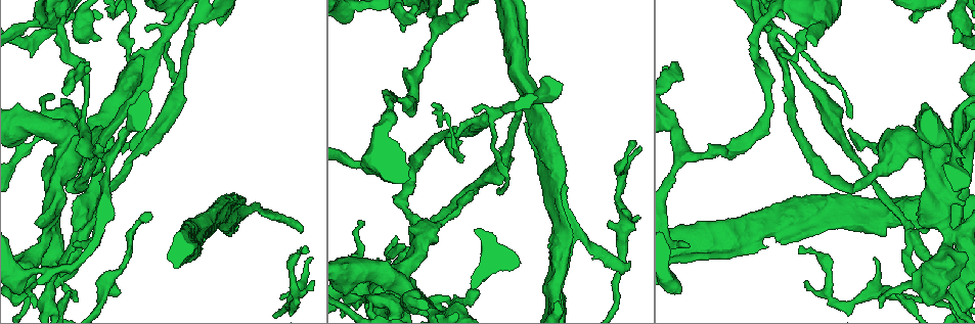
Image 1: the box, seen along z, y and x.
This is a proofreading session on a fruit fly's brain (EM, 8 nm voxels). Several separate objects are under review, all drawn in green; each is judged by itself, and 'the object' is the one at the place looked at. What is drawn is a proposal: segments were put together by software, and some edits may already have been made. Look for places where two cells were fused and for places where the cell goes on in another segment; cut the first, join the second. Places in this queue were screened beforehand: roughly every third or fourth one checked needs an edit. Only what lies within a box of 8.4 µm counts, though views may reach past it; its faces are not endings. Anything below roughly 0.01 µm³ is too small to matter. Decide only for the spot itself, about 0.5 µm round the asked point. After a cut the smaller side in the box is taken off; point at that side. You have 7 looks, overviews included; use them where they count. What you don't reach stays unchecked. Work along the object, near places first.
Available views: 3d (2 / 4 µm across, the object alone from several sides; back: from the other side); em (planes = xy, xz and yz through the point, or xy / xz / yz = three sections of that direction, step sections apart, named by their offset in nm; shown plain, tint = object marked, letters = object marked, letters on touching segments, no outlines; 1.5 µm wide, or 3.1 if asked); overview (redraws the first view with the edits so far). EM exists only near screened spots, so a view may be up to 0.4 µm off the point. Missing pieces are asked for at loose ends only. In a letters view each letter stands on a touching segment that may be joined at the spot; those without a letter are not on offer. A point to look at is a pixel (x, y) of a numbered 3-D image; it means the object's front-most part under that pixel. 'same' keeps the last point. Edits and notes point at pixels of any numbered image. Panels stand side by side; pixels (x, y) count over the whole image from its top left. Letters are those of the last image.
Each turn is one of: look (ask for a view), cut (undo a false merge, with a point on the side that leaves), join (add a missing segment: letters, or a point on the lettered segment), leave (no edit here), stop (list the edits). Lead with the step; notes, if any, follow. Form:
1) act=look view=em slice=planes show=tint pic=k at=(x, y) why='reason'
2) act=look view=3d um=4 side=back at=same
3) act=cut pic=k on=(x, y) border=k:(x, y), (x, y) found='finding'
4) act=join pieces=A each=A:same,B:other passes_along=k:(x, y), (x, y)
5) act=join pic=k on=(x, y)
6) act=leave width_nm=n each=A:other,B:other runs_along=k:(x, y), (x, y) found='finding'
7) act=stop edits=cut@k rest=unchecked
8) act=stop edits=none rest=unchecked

act=look view=em slice=xy step=4 show=letters pic=1 at=(839, 302) why='abrupt turn'

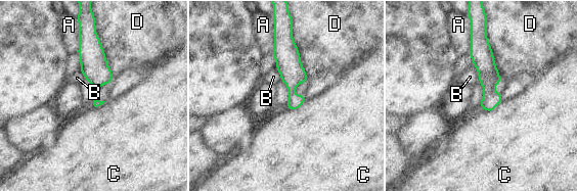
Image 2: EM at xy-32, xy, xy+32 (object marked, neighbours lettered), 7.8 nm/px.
act=leave longest_contact=D:400nm each=A:other,B:other,C:other,D:other border=2:(486, 34), (501, 81) found='one cell here'

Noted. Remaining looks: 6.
act=look view=3d um=2 pic=1 at=(302, 230)

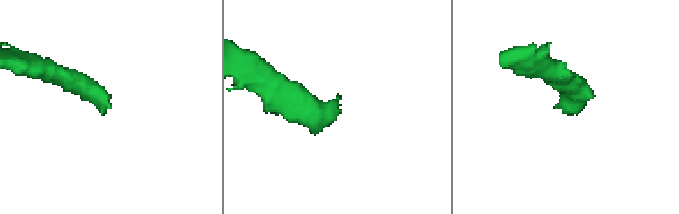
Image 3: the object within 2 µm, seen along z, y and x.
act=look view=em slice=planes show=tint pic=3 at=(558, 106)

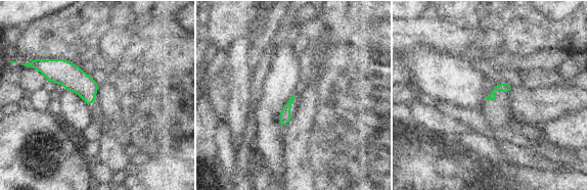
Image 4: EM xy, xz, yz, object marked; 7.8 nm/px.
act=look view=em slice=planes show=letters at=same

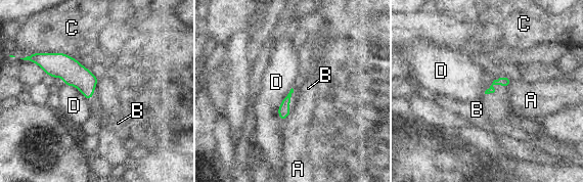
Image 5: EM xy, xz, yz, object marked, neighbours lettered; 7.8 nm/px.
act=leave each=A:other,B:other,C:other,D:other border=5:(292, 87), (278, 107), (282, 121) found='no lettered segment goes on from it'

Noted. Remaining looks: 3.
act=look view=3d um=4 pic=1 at=(77, 246) why='branch stops here'

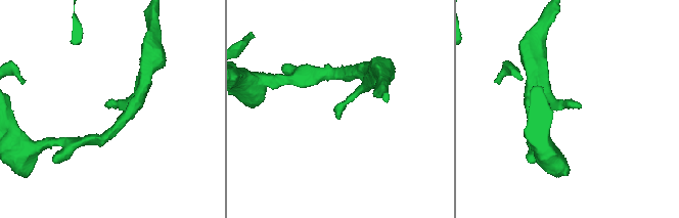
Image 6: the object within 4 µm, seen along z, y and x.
act=look view=em slice=xz step=8 show=letters pic=6 at=(337, 118)

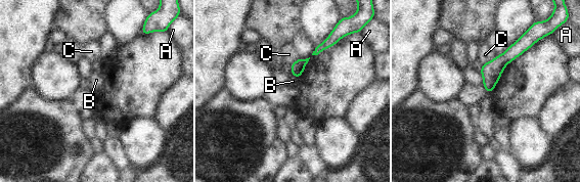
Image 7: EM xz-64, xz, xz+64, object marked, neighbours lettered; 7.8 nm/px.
act=leave each=A:other,B:other,C:other runs_along=7:(525, 43), (491, 73), (489, 89) found='none of them fits'

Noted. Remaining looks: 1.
act=stop edits=none rest=unchecked

